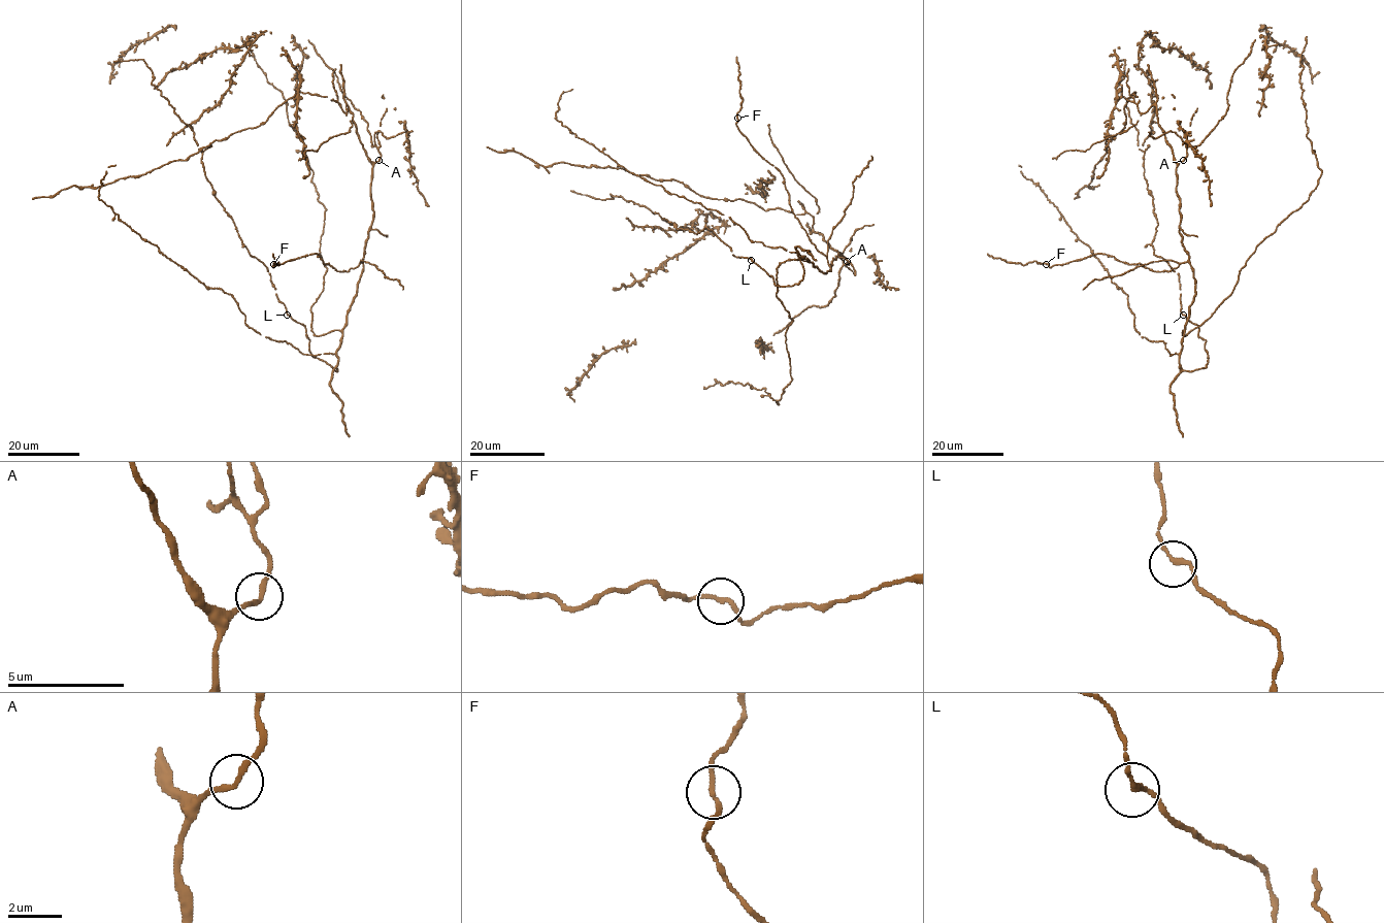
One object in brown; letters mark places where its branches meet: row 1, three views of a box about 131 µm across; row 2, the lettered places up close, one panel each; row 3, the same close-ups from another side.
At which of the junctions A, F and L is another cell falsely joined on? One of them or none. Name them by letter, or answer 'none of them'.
none of them

